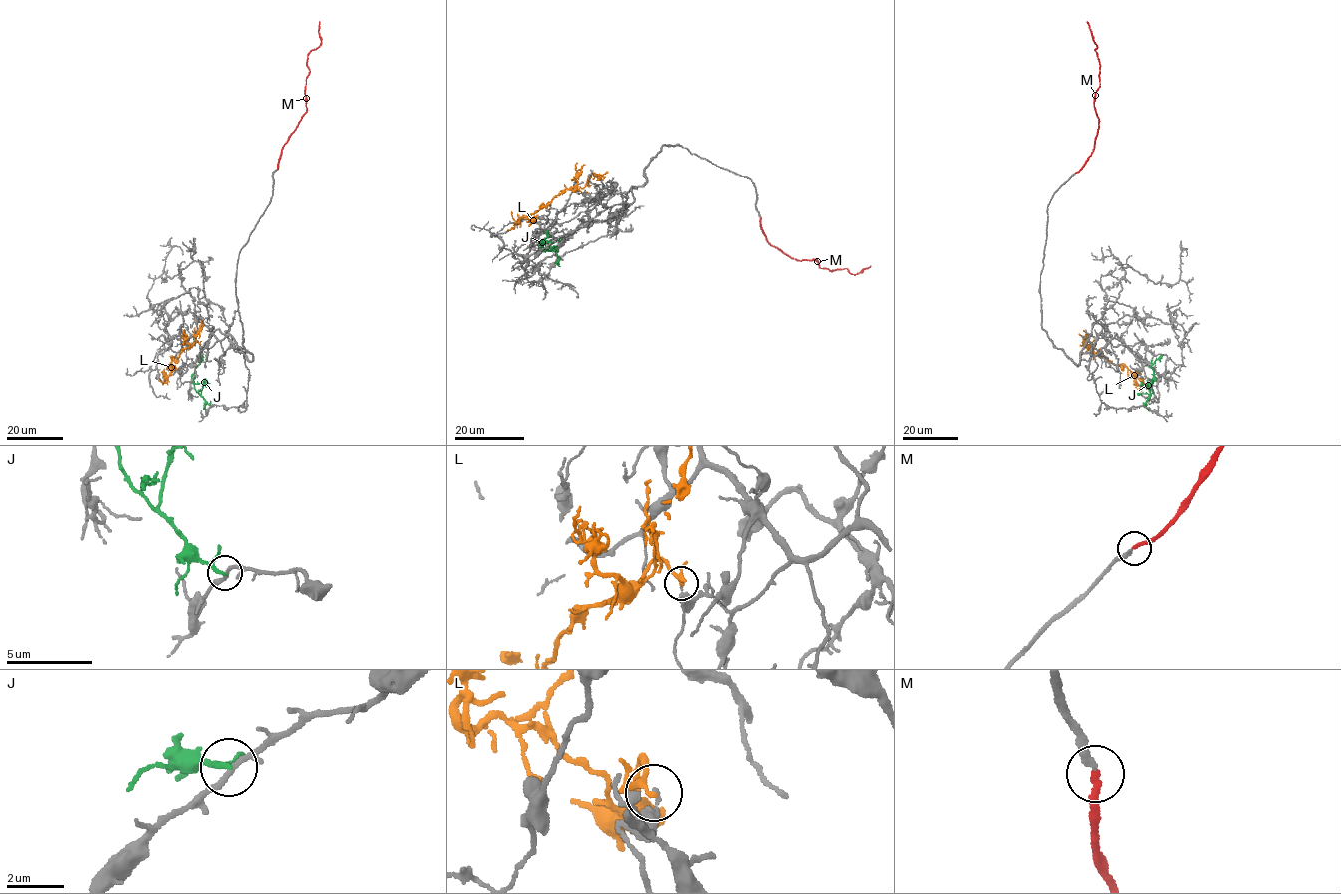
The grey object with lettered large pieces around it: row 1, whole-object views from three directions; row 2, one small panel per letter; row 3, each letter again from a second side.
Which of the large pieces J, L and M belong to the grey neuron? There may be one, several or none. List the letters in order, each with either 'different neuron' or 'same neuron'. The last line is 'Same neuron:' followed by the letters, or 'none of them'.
J: different neuron
L: different neuron
M: same neuron
Same neuron: M

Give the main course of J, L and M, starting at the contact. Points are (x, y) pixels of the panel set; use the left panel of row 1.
J: (211, 406), (194, 387), (193, 372), (203, 354)
L: (200, 344), (195, 340), (184, 348), (174, 361), (172, 359), (173, 368), (166, 379), (165, 375), (162, 385)
M: (277, 169), (282, 148), (306, 111), (306, 77), (309, 72), (307, 60), (308, 55), (321, 42), (319, 21)

